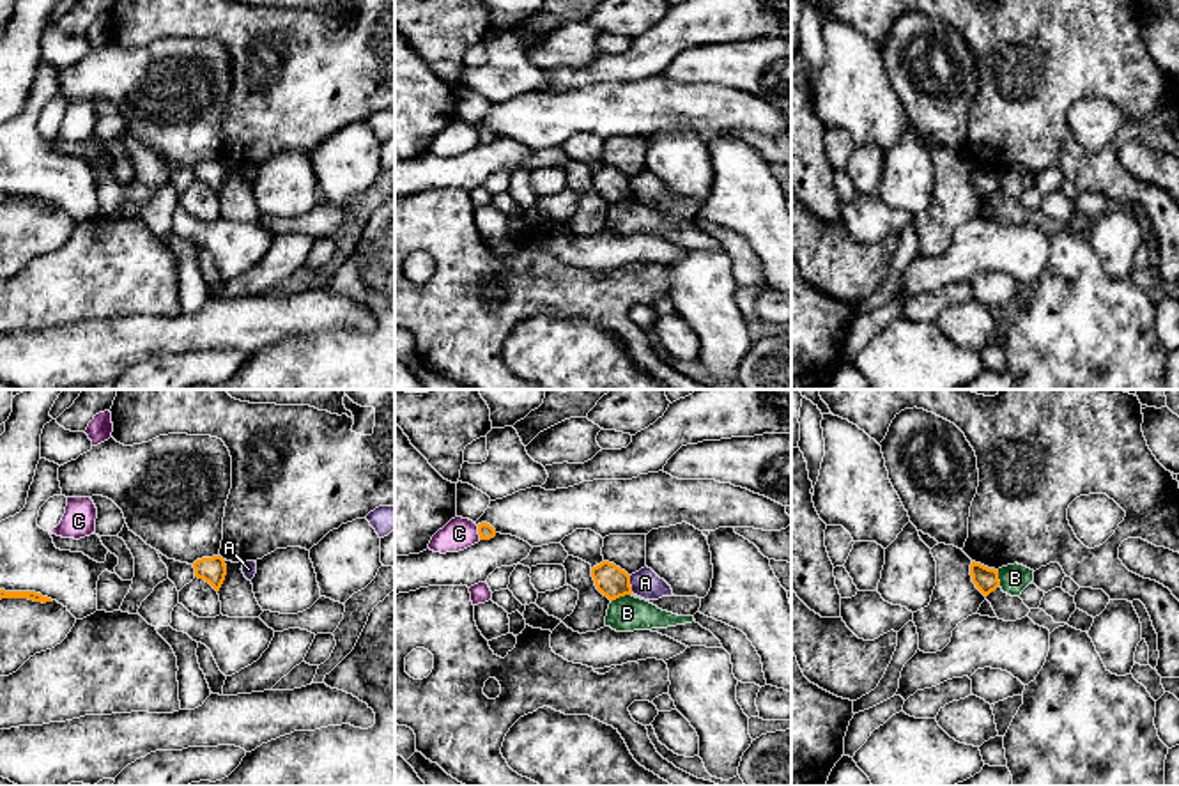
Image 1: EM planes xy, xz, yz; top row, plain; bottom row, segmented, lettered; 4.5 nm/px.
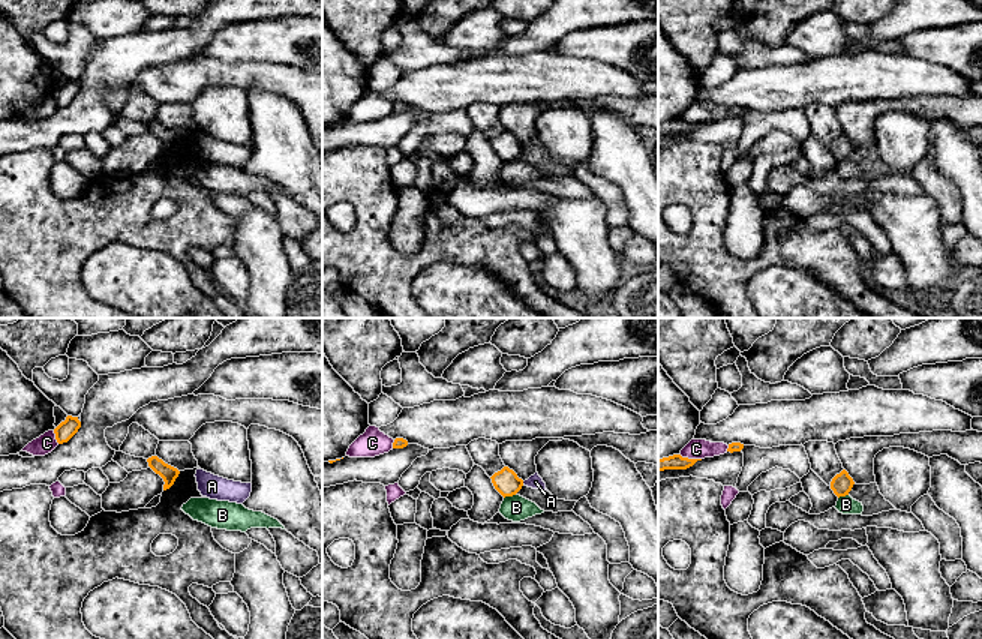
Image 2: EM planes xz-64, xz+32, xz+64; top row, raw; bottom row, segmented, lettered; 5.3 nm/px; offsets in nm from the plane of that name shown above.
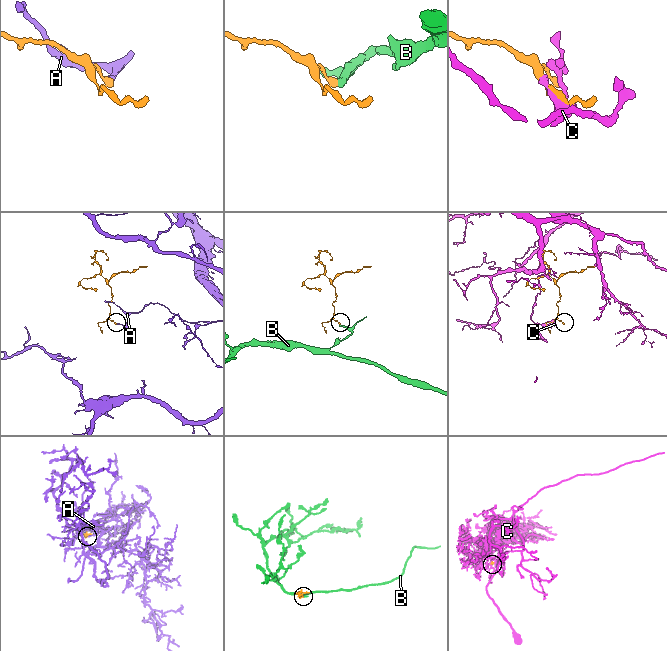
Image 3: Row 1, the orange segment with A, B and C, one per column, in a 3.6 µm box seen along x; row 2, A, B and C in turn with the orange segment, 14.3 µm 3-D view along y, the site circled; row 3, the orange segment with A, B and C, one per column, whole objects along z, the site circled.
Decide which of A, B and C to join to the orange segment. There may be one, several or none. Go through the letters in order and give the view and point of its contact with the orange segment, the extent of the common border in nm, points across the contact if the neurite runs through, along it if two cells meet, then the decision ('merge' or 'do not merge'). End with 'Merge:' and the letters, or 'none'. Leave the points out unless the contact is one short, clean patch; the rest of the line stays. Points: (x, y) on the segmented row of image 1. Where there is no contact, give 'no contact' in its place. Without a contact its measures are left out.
A: meets orange in xz at (629, 585); contact 80 nm long; border along xz (629, 576), (632, 592); do not merge
B: meets orange in xz at (620, 595); contact 100 nm long; border along xz (631, 593), (620, 595), (611, 602); do not merge
C: meets orange in xz at (478, 533); contact 70 nm long; do not merge
Merge: none

